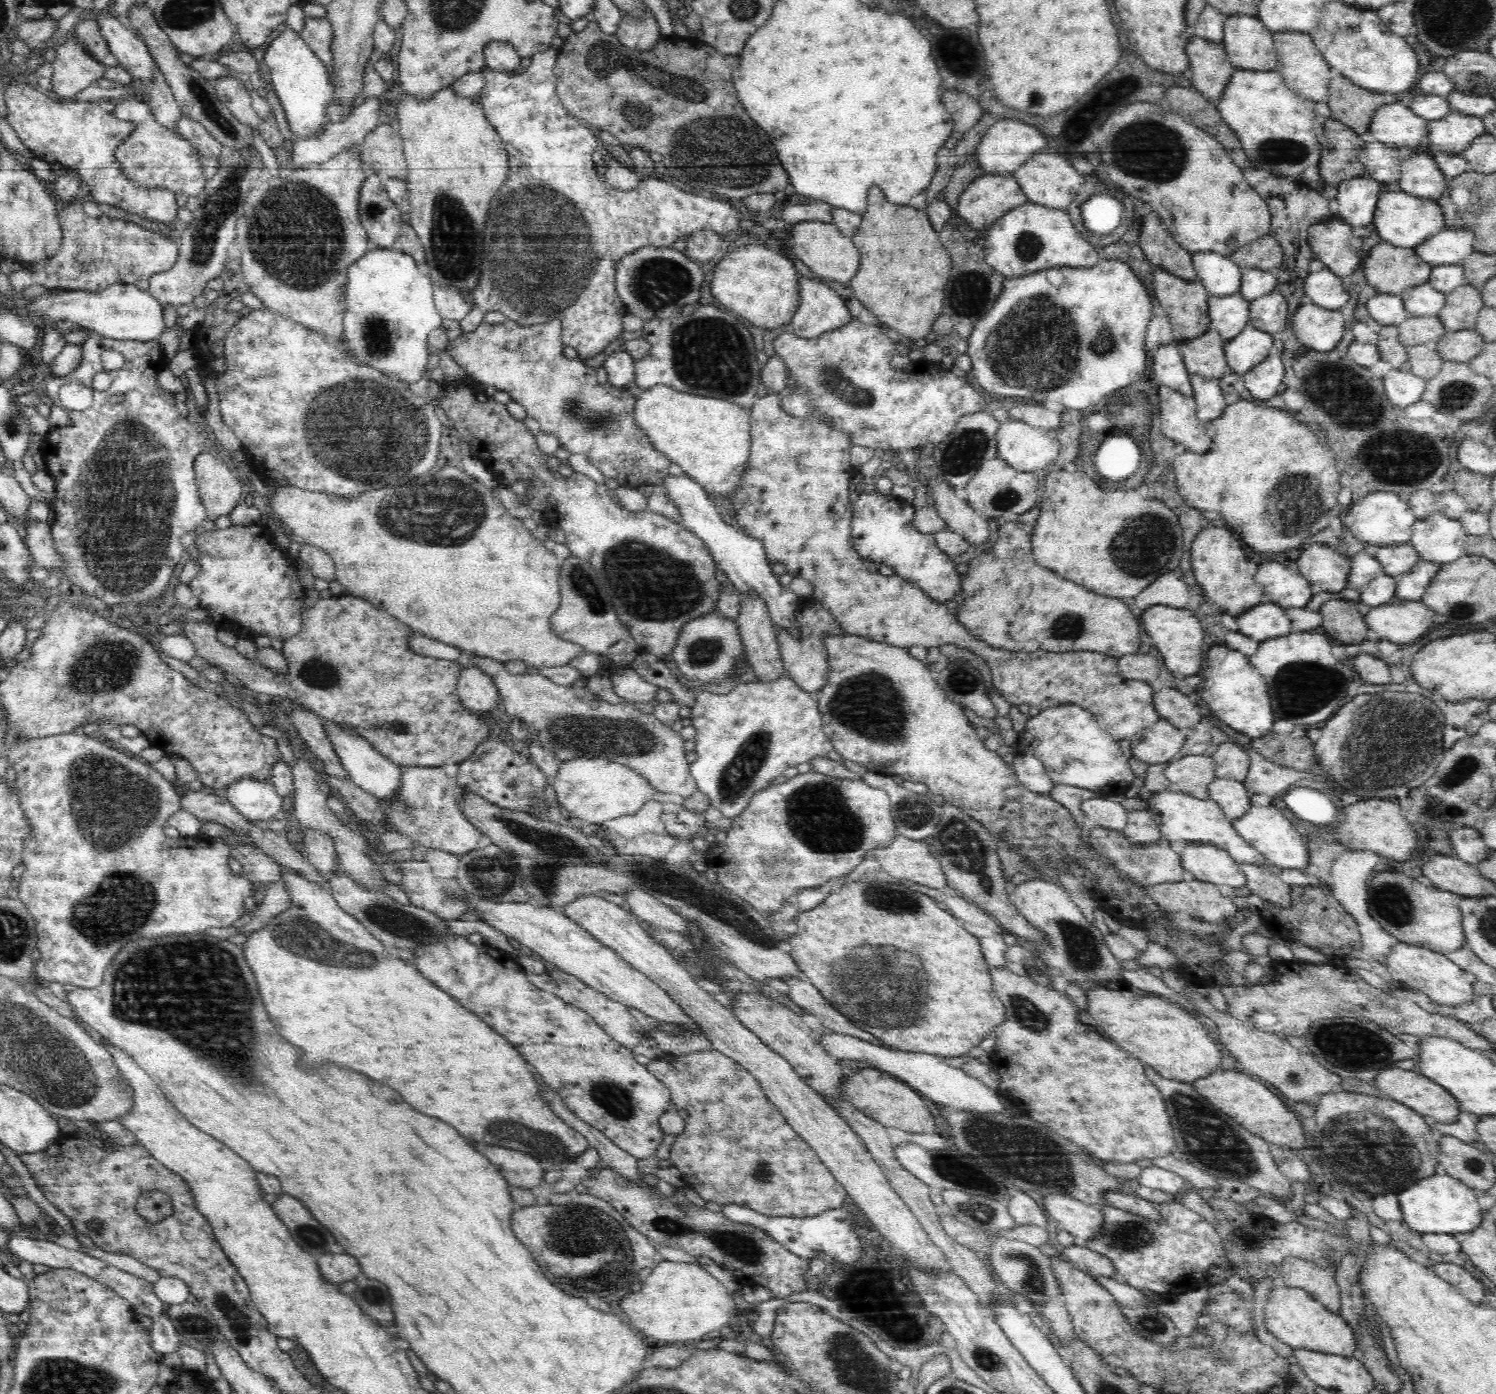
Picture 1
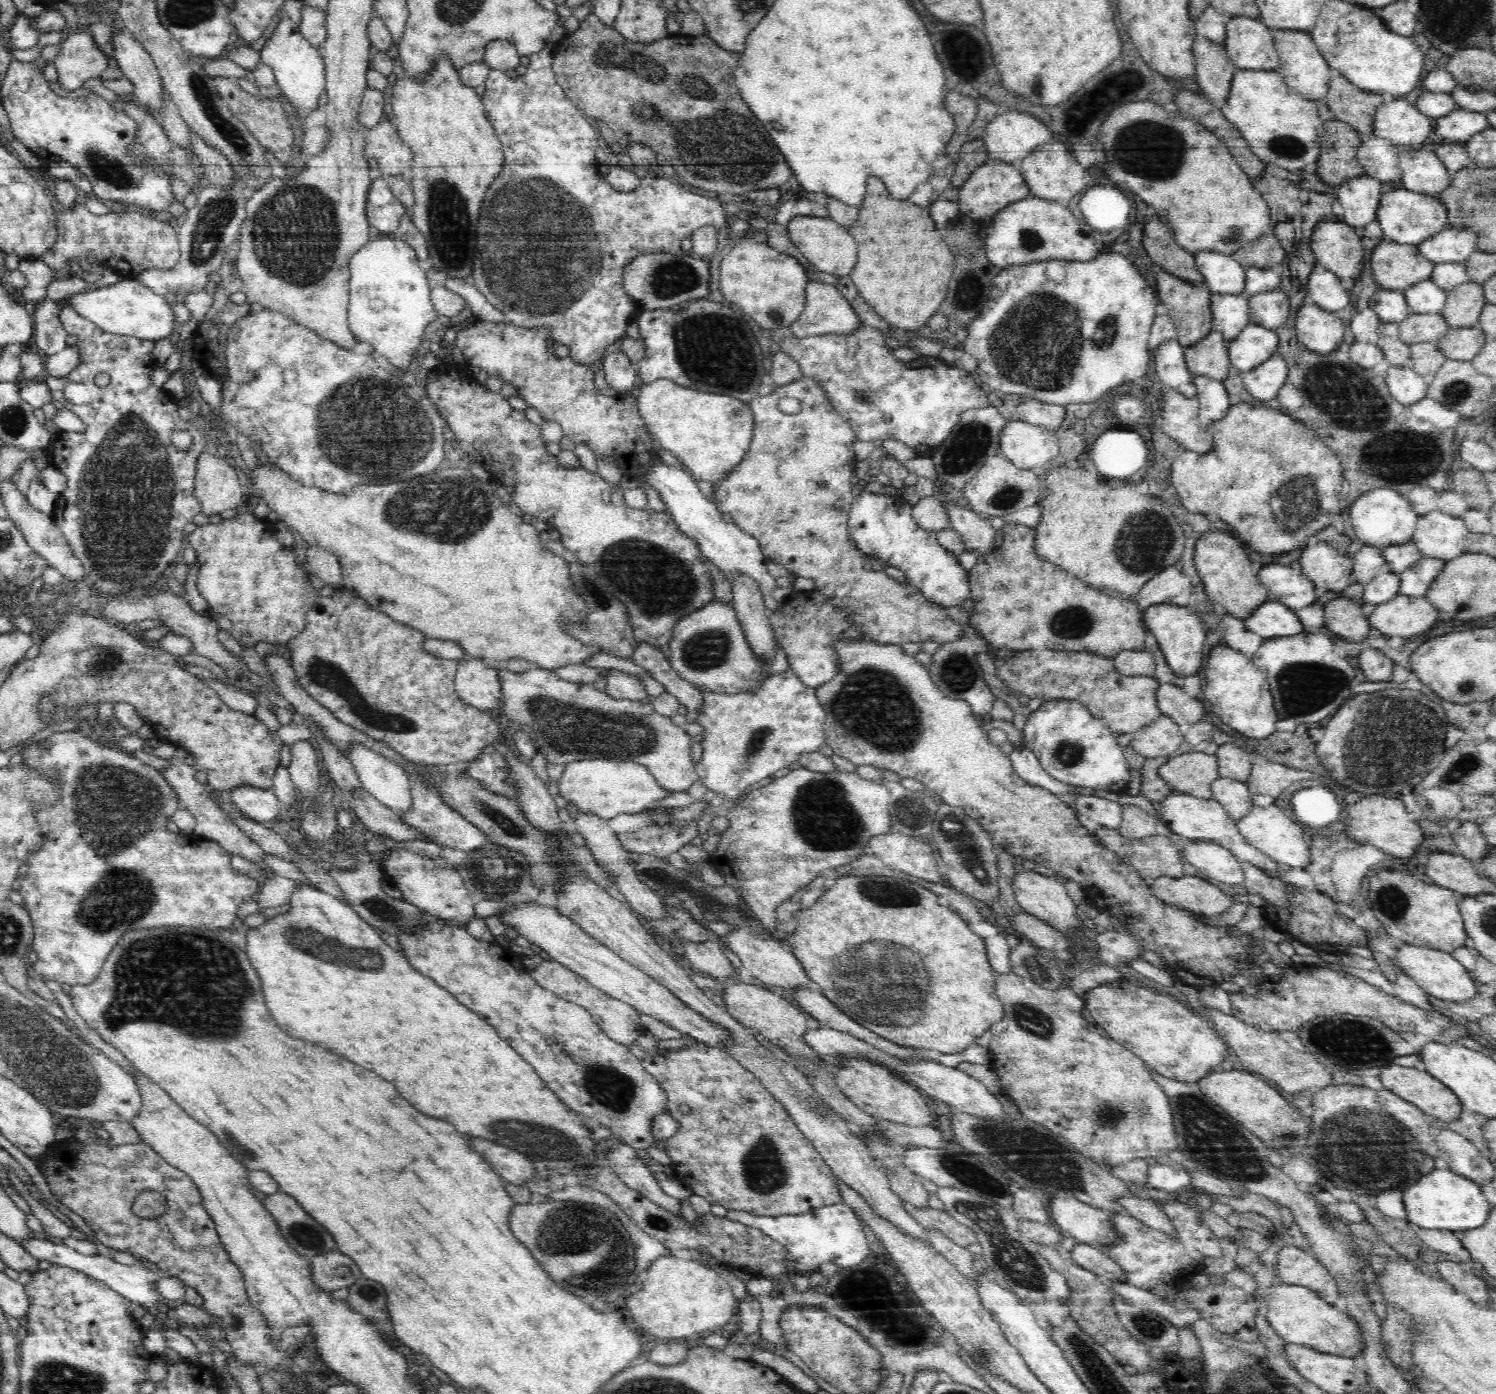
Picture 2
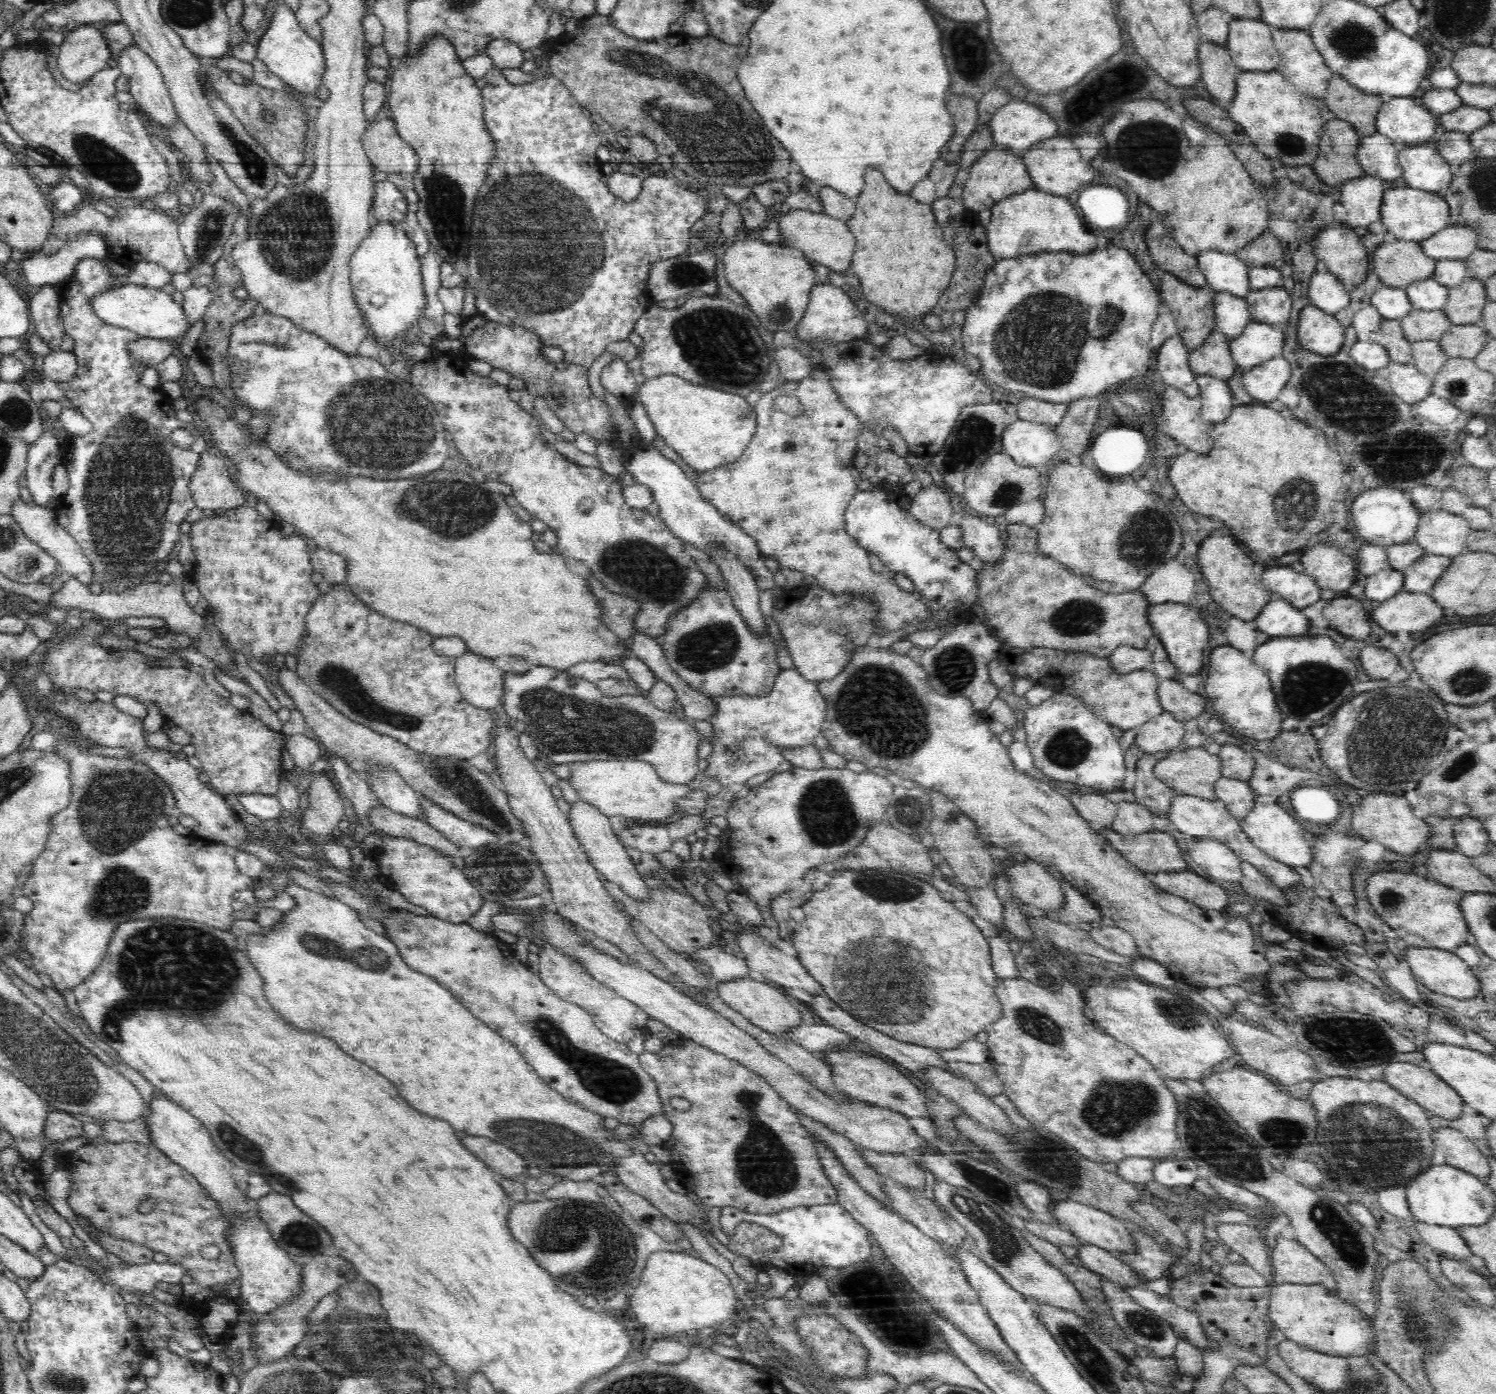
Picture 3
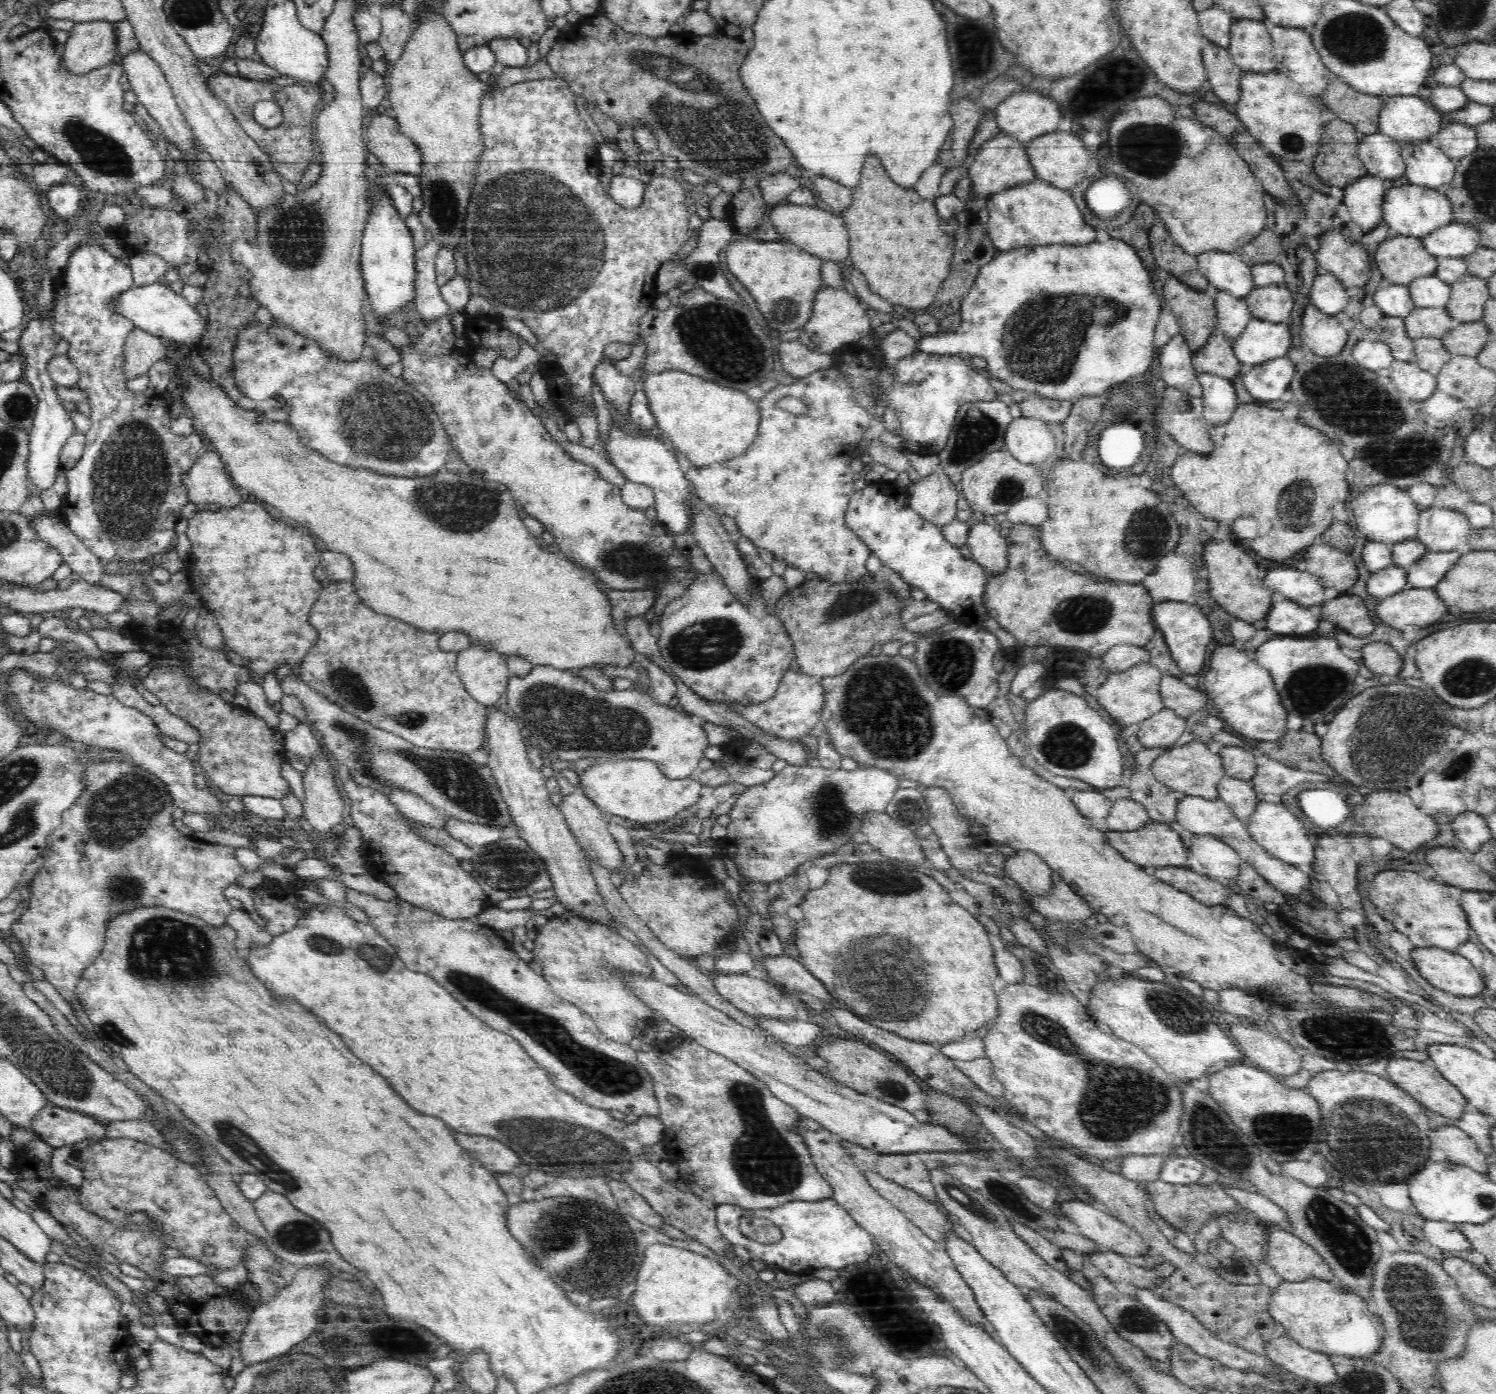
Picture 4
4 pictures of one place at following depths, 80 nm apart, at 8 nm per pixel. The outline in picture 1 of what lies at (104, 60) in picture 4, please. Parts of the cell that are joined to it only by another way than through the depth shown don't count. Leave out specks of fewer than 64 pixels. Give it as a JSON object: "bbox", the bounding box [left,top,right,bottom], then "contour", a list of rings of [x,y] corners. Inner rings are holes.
{"bbox":[51,36,105,100],"contour":[[[72,36],[56,46],[56,59],[51,63],[54,98],[70,100],[105,74],[105,66],[88,56],[84,47]]]}

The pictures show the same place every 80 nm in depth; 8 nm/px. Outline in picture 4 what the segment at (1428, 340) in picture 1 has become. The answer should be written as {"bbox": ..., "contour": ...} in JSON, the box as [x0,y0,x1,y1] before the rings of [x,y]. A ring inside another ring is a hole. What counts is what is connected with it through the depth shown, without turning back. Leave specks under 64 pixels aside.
{"bbox":[1404,307,1461,339],"contour":[[[1444,307],[1415,308],[1408,316],[1404,317],[1406,333],[1410,339],[1423,337],[1441,337],[1450,330],[1461,326],[1458,320],[1450,317]]]}

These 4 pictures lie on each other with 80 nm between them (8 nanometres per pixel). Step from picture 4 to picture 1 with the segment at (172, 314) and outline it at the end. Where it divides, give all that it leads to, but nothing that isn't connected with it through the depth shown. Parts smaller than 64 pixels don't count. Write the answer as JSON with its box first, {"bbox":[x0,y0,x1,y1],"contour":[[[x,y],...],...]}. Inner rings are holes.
{"bbox":[25,284,167,341],"contour":[[[112,284],[104,290],[60,291],[33,297],[25,308],[26,317],[35,323],[74,323],[84,331],[122,341],[146,341],[159,338],[167,331],[163,320],[164,307],[149,291],[144,292],[133,284]]]}

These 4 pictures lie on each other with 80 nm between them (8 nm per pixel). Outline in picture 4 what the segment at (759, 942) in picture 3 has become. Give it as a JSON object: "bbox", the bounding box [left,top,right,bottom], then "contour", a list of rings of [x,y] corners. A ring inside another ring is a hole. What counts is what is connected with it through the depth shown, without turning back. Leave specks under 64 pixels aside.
{"bbox":[762,955,833,1003],"contour":[[[788,955],[762,958],[768,976],[785,986],[786,989],[812,994],[820,1001],[830,1003],[833,996],[827,991],[825,984],[818,980],[801,961]]]}

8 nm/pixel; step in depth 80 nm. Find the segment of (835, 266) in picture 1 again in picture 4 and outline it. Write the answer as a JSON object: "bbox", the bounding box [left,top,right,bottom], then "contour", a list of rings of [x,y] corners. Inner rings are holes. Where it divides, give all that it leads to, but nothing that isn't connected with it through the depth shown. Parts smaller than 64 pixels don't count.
{"bbox":[769,204,850,264],"contour":[[[776,204],[770,207],[769,218],[782,240],[795,244],[804,252],[809,252],[826,262],[840,264],[849,258],[850,237],[841,215],[816,206],[800,204]]]}

